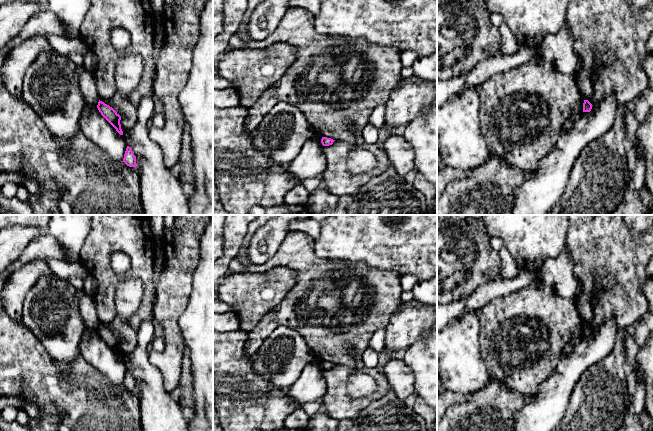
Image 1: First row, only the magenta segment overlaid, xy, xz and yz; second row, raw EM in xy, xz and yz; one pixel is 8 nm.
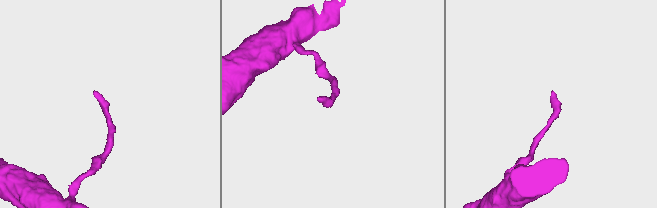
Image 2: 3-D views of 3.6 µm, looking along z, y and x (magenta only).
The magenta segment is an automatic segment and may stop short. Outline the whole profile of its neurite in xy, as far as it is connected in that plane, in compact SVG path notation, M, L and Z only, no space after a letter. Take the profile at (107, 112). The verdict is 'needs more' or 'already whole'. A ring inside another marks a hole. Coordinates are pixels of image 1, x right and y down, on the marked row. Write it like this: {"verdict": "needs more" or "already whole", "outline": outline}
{"verdict": "already whole", "outline": "M100 100L98 102L97 108L101 115L116 129L116 131L120 135L123 135L120 124L121 116L112 107Z"}

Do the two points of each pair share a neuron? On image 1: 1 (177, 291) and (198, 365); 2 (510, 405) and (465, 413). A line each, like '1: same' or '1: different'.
1: different
2: same

